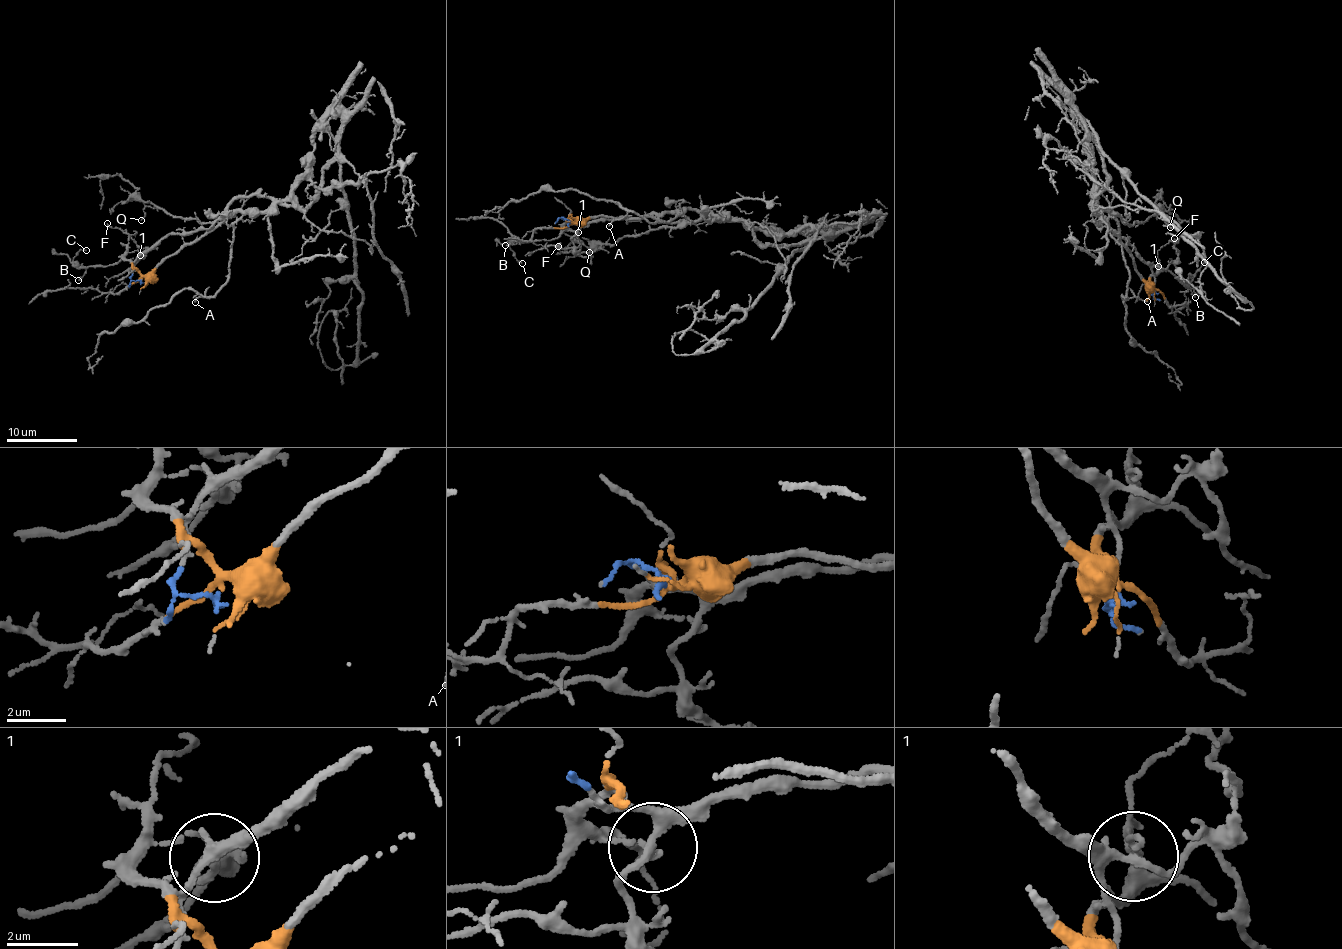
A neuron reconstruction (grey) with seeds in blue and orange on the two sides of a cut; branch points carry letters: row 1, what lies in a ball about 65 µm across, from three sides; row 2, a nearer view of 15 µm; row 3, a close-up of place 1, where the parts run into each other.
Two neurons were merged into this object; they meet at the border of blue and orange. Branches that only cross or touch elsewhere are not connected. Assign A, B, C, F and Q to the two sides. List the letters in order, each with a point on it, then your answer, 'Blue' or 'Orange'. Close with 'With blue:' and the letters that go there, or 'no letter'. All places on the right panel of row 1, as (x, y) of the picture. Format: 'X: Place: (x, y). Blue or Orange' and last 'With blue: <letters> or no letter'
A: Place: (1147, 301). Orange
B: Place: (1195, 297). Orange
C: Place: (1204, 262). Orange
F: Place: (1174, 238). Blue
Q: Place: (1170, 227). Orange
With blue: F

